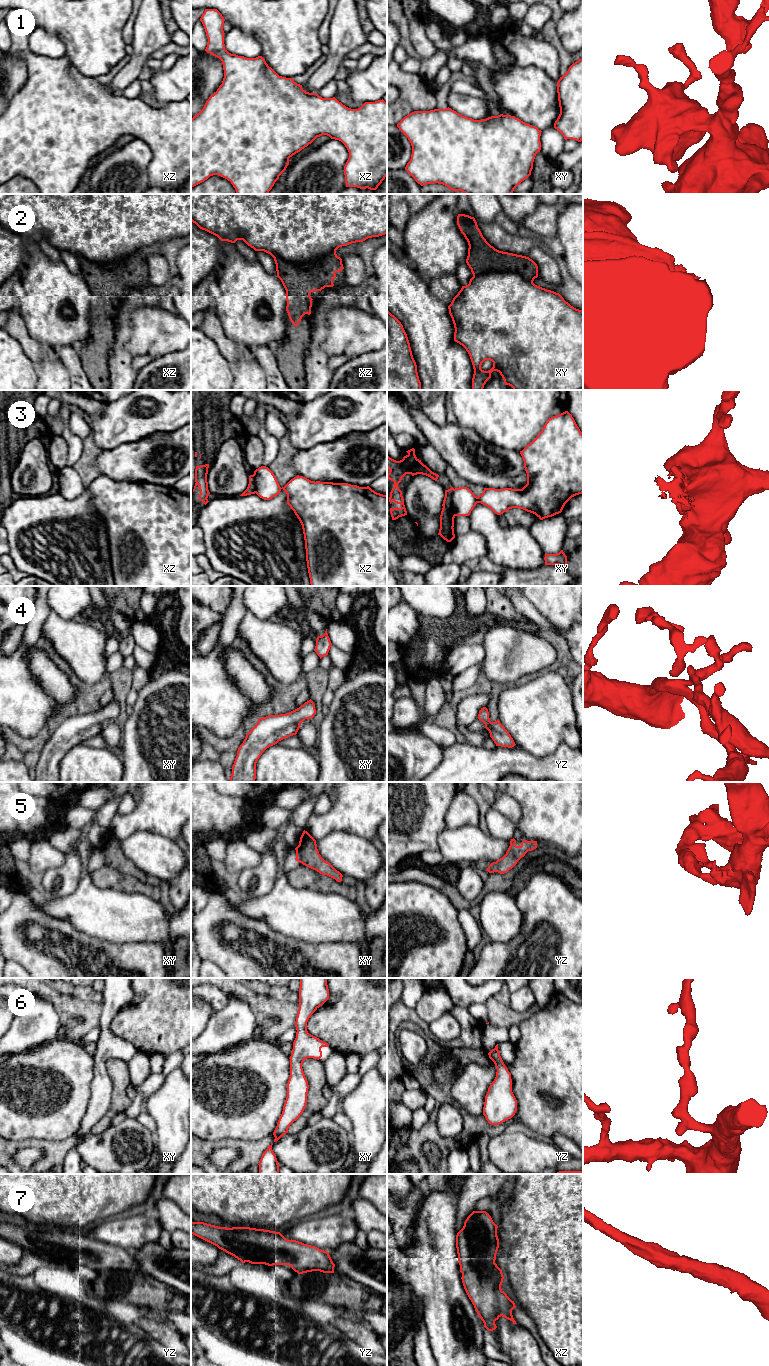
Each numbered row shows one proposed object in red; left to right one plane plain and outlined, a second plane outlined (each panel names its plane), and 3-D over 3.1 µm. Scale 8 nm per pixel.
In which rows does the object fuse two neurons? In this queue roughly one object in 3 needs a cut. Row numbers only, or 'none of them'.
2, 3

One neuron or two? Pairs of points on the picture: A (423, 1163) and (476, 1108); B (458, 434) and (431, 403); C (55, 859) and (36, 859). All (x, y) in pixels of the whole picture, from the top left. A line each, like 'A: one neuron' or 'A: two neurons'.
A: two neurons
B: two neurons
C: one neuron

